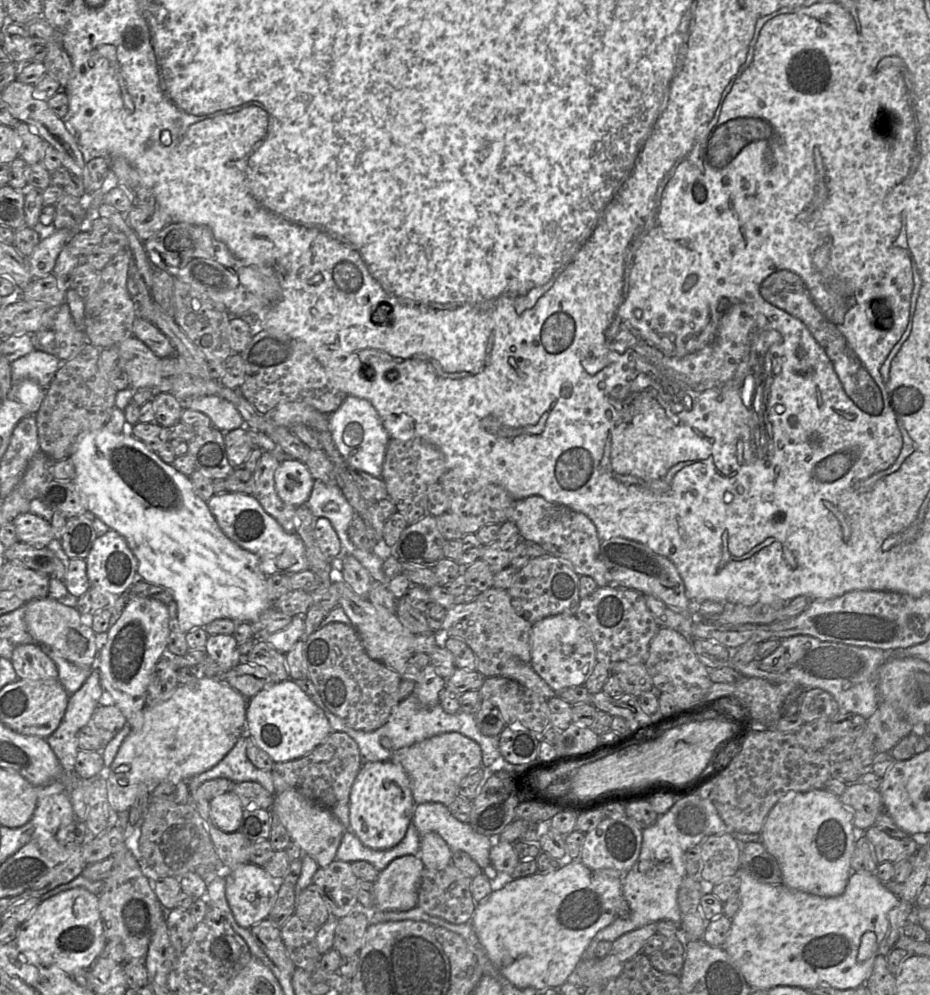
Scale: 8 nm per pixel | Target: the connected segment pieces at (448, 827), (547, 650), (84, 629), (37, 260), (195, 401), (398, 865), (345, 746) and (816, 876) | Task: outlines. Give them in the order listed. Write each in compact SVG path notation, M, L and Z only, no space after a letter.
M414 802L412 822L421 837L428 832L436 832L446 841L451 851L461 850L466 852L489 878L493 891L499 890L507 884L505 877L499 874L490 862L489 853L494 844L494 839L475 832L469 824L459 821L451 814L446 805L440 802L424 804L415 804Z
M558 614L534 623L530 650L531 666L554 692L584 685L598 662L592 636L576 615Z
M45 597L26 603L25 623L29 634L40 645L49 647L61 657L81 668L95 668L100 650L99 636L95 634L76 607L69 607L58 600Z
M55 230L53 234L39 242L28 258L33 278L44 278L52 273L59 253L79 231Z
M205 395L184 401L184 408L206 414L215 428L226 433L245 426L234 404L218 395Z
M416 855L394 859L373 882L374 910L408 911L418 905L418 887L425 869Z
M332 731L312 752L302 758L275 762L271 773L274 795L296 789L306 798L328 809L343 824L350 828L349 805L353 783L362 767L358 744L345 732Z
M824 788L806 792L787 793L771 808L767 814L760 841L767 851L776 859L782 873L782 883L796 891L819 897L836 897L847 886L852 873L851 857L854 851L856 835L864 832L853 824L852 811L844 806L840 797Z

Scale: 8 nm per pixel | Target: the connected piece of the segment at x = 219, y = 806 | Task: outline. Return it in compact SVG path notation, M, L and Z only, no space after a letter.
M227 791L214 797L210 803L210 813L214 824L224 832L239 830L244 807L233 791Z

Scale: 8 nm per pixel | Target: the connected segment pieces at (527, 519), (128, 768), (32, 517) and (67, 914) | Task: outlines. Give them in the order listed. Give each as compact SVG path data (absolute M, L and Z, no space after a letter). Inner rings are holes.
M530 496L514 501L508 509L508 520L518 527L524 541L541 545L550 555L566 561L579 576L590 576L598 587L610 585L610 574L601 559L600 543L596 526L583 513L565 505L552 503L542 496Z
M209 677L178 685L168 699L145 707L142 728L130 731L109 768L107 790L113 809L128 811L137 796L152 795L161 782L178 783L218 764L246 730L246 707L241 693Z
M21 513L13 524L18 541L35 547L47 547L54 540L50 523L33 513Z
M76 887L41 901L19 927L14 943L21 950L36 953L42 962L57 966L67 974L79 968L89 969L107 943L98 909L98 895Z

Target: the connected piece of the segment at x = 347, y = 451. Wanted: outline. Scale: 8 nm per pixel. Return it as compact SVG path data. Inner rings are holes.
M348 395L341 406L329 416L329 429L333 442L347 463L354 469L381 478L390 436L374 406L366 399Z

